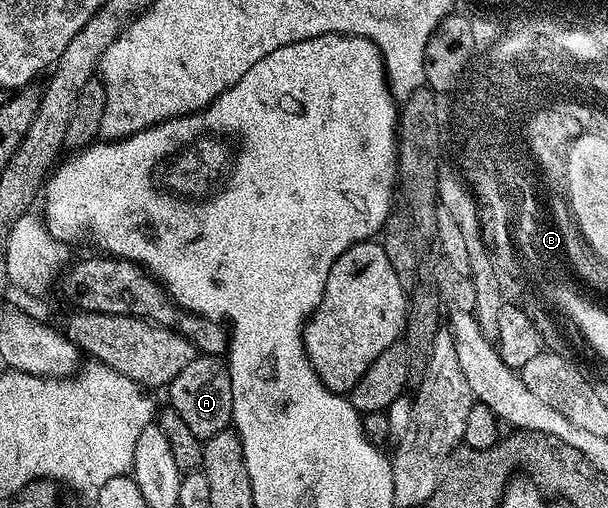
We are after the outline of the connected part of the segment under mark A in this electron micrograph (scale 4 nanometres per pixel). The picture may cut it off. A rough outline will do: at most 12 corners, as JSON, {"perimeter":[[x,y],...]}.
{"perimeter":[[196,354],[171,379],[169,406],[199,441],[229,428],[231,379]]}

